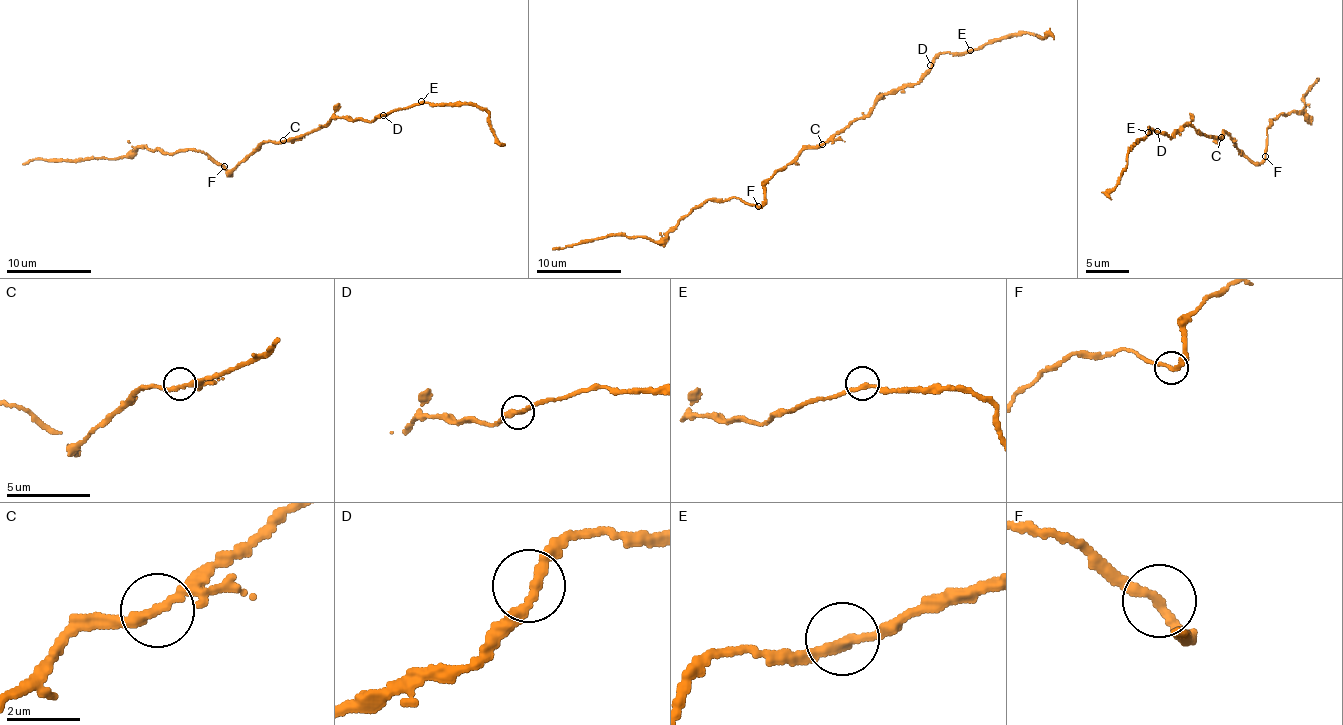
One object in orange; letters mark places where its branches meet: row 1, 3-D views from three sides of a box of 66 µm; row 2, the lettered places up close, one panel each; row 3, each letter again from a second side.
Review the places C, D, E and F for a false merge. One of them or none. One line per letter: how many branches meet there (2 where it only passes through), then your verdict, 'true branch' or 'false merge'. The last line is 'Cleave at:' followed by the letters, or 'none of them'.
C: 2 branches meet; true branch
D: 2 branches meet; true branch
E: 2 branches meet; true branch
F: 2 branches meet; true branch
Cleave at: none of them

